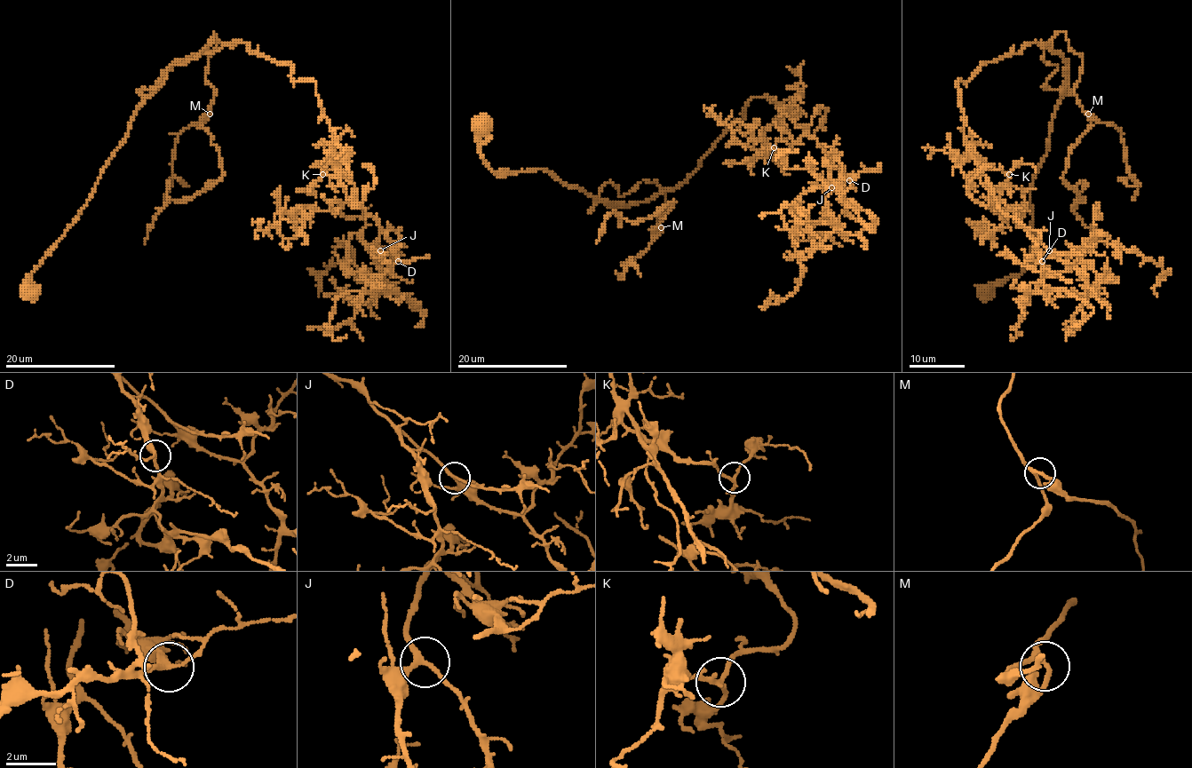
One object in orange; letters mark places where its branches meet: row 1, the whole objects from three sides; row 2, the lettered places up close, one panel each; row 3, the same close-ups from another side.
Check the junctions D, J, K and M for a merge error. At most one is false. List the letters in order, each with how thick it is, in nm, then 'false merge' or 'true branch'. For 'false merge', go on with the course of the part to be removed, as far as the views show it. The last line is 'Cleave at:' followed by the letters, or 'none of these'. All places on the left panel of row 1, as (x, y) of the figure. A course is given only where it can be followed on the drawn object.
D: 240 nm thick; true branch
J: 180 nm thick; true branch
K: 180 nm thick; true branch
M: 190 nm thick; true branch
Cleave at: none of these

